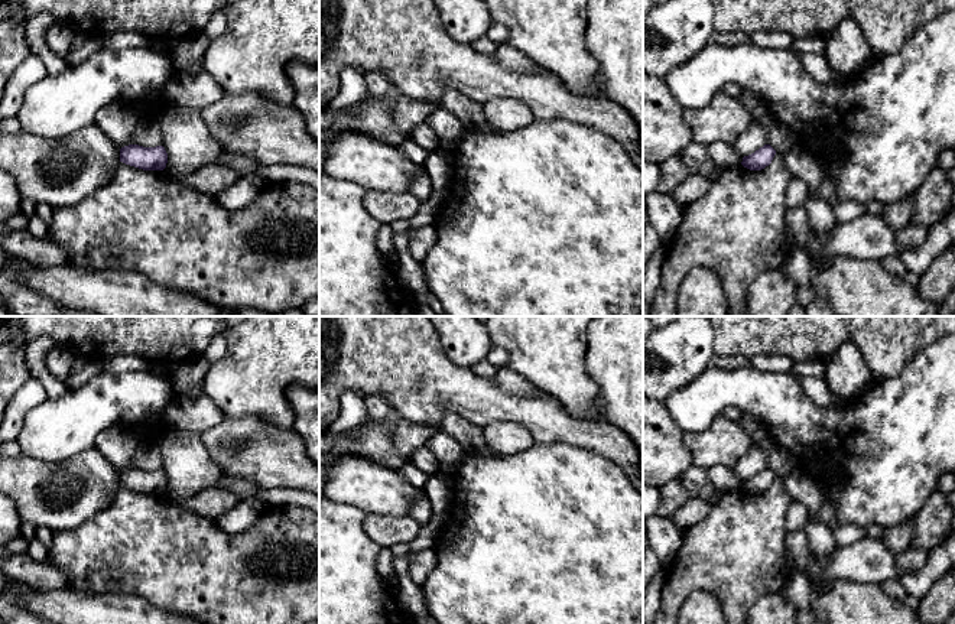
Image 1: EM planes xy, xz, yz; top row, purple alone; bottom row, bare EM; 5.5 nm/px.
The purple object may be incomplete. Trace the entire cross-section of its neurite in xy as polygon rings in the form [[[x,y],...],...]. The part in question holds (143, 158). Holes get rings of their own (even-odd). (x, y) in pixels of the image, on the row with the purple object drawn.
[[[129,144],[120,149],[120,162],[143,170],[163,170],[168,163],[168,153],[163,146]]]

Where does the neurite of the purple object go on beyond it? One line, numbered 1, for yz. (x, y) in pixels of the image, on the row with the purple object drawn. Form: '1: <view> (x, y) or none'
1: none

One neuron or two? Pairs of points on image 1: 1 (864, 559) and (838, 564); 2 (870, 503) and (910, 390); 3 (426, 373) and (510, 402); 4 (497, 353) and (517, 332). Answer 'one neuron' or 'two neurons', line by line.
1: one neuron
2: one neuron
3: one neuron
4: two neurons

